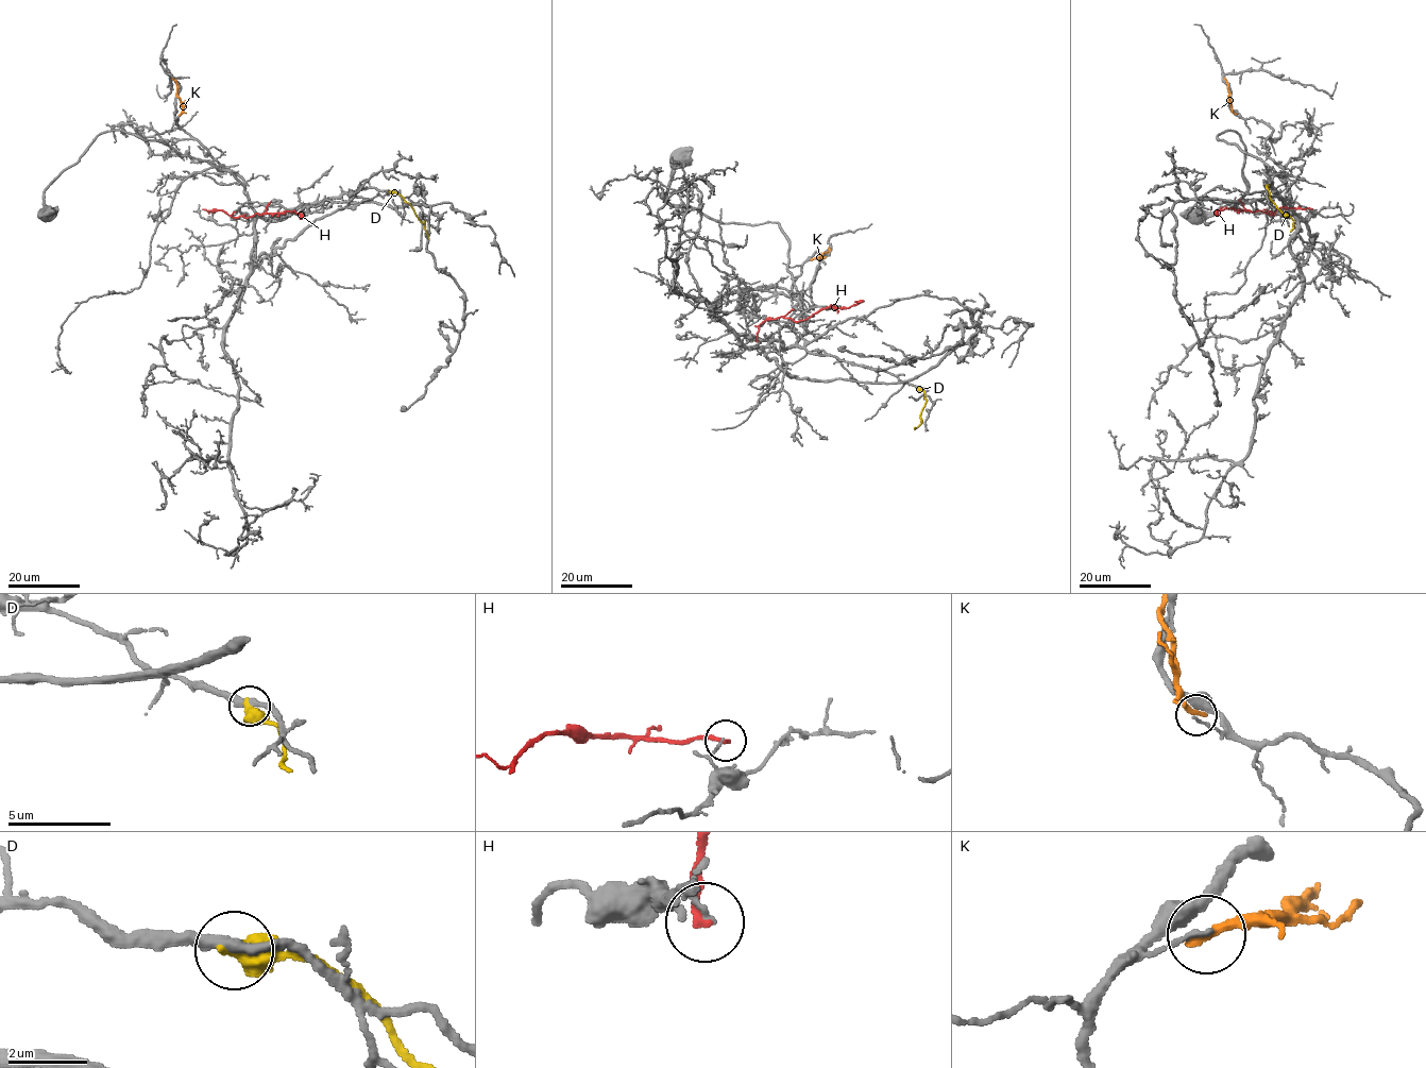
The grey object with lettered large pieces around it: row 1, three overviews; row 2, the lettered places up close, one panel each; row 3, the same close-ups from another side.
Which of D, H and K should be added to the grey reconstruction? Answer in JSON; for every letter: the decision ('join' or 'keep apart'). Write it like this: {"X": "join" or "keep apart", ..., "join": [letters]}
{"D": "keep apart", "H": "keep apart", "K": "keep apart", "join": []}

